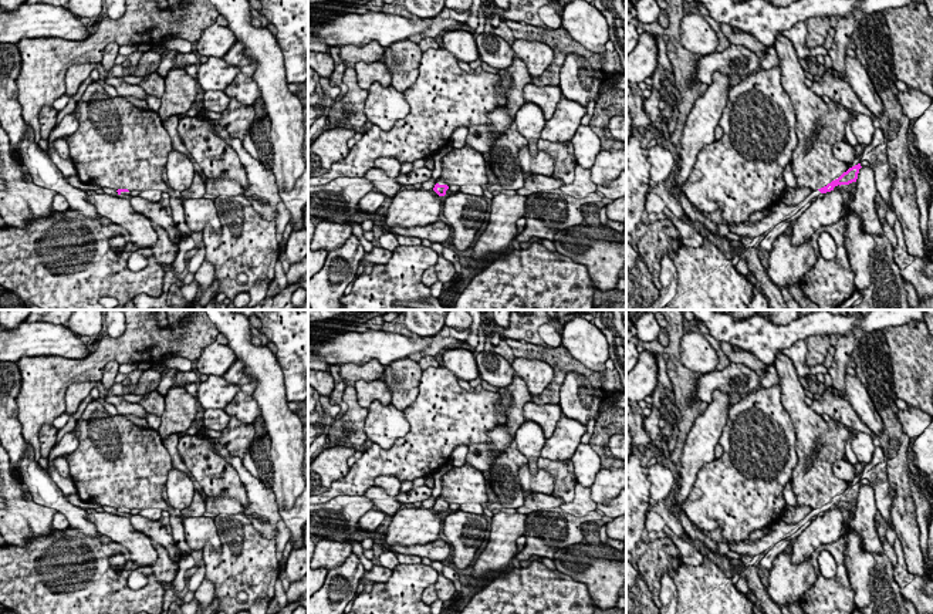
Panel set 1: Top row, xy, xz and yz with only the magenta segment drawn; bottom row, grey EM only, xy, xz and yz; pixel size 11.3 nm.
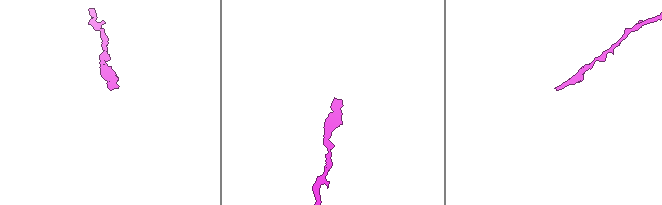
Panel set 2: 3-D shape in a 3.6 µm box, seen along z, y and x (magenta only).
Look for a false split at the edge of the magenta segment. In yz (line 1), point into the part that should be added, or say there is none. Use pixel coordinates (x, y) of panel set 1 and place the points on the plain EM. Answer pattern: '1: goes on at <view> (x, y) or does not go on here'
1: does not go on here

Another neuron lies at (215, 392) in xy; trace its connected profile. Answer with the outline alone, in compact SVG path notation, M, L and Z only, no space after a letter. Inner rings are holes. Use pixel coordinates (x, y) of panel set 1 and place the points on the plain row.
M209 375L197 384L197 398L200 406L206 409L224 409L236 397L240 387L230 384L223 377Z

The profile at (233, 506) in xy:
M203 496L206 512L206 517L216 517L216 516L230 516L236 513L244 513L244 507L241 506L240 502L230 499L230 497L223 497L223 496Z

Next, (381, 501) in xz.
M376 486L369 488L364 495L372 502L372 509L385 513L388 519L402 506L395 496L388 495L383 489Z

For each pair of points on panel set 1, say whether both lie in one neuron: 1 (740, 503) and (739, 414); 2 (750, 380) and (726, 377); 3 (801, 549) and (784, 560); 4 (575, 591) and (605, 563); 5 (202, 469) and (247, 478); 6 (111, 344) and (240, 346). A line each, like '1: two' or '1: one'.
1: one
2: one
3: two
4: two
5: two
6: two

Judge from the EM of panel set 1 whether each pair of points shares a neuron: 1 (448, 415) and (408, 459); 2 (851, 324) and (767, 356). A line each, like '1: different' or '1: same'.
1: same
2: same

